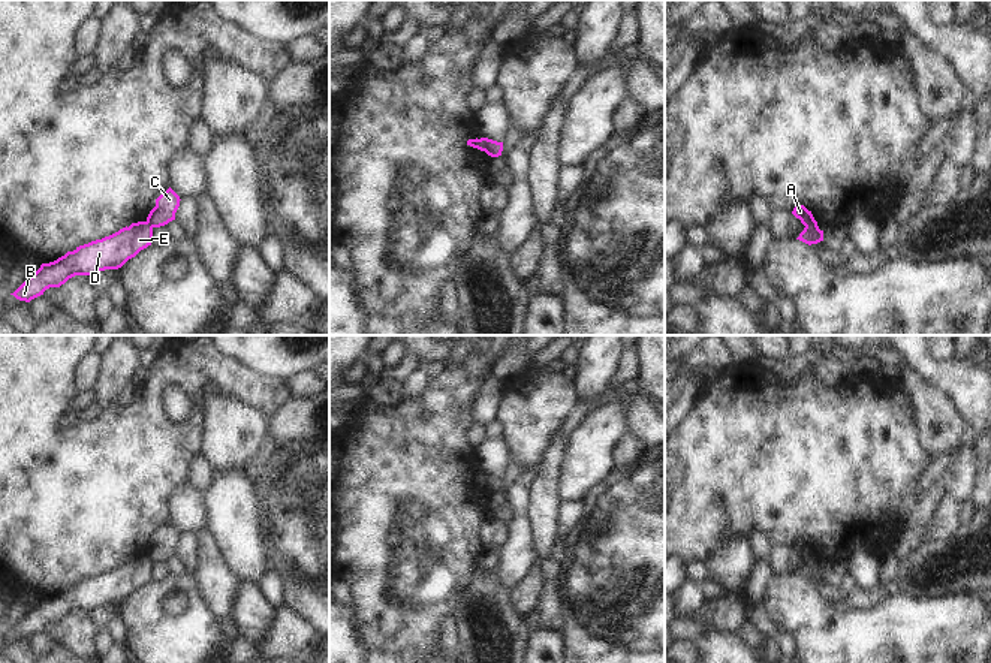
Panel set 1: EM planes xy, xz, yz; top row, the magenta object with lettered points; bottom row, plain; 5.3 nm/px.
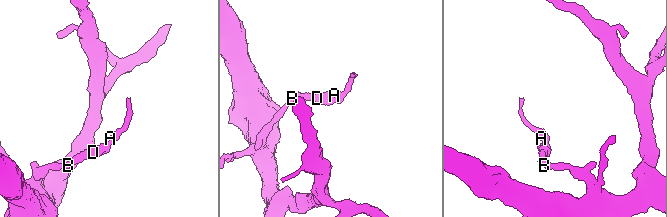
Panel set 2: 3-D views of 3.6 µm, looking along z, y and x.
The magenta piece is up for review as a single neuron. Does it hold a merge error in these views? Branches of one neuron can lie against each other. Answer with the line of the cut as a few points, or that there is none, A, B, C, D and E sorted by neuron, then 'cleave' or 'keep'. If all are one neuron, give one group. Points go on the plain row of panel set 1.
xz (482, 473), (485, 485) | A C / B D E | cleave

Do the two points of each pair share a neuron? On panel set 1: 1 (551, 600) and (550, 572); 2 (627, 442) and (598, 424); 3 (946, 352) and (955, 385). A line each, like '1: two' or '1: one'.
1: two
2: two
3: two

